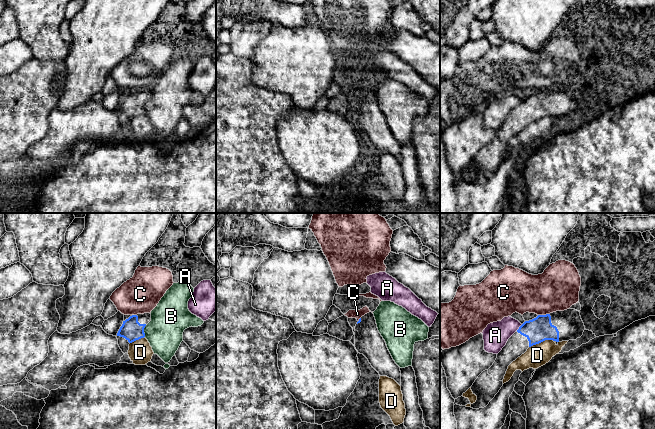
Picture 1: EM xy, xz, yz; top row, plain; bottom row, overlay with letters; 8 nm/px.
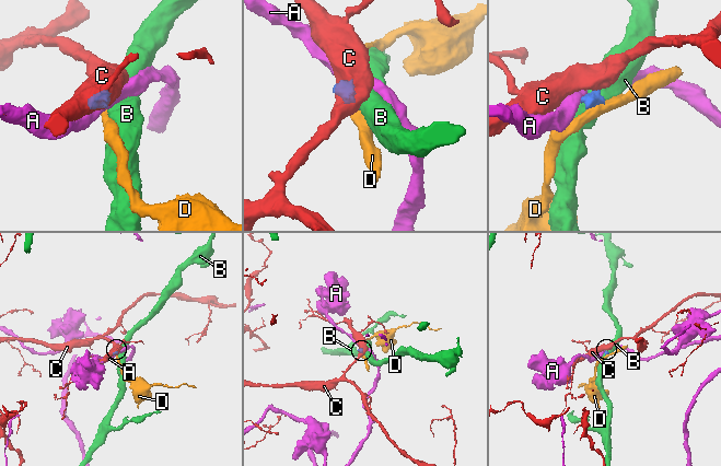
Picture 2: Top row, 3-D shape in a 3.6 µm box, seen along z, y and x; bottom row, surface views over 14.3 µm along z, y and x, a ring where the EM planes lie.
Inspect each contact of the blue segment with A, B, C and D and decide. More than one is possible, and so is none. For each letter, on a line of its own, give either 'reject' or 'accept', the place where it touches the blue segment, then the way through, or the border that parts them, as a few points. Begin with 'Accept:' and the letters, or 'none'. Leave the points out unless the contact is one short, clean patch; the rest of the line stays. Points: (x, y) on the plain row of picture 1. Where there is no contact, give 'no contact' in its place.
Accept: none
A: reject | yz (519, 103) | along yz (522, 100), (516, 106)
B: reject | xy (143, 107) | along xy (146, 101), (144, 112)
C: reject | yz (543, 91) | along yz (549, 89), (538, 91)
D: reject | yz (541, 117) | along yz (553, 116), (543, 116), (529, 123)

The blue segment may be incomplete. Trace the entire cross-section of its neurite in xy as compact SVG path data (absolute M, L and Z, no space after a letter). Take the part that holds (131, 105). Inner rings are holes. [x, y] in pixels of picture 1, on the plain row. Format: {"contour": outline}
{"contour": "M150 89L132 91L123 97L117 112L125 114L129 119L144 114L144 104L150 97Z"}

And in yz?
{"contour": "M575 85L538 91L532 96L525 97L497 130L493 141L483 147L471 162L473 170L477 172L471 184L484 184L489 180L503 162L508 142L529 123L545 116L576 116L583 111L584 106L580 88Z"}

